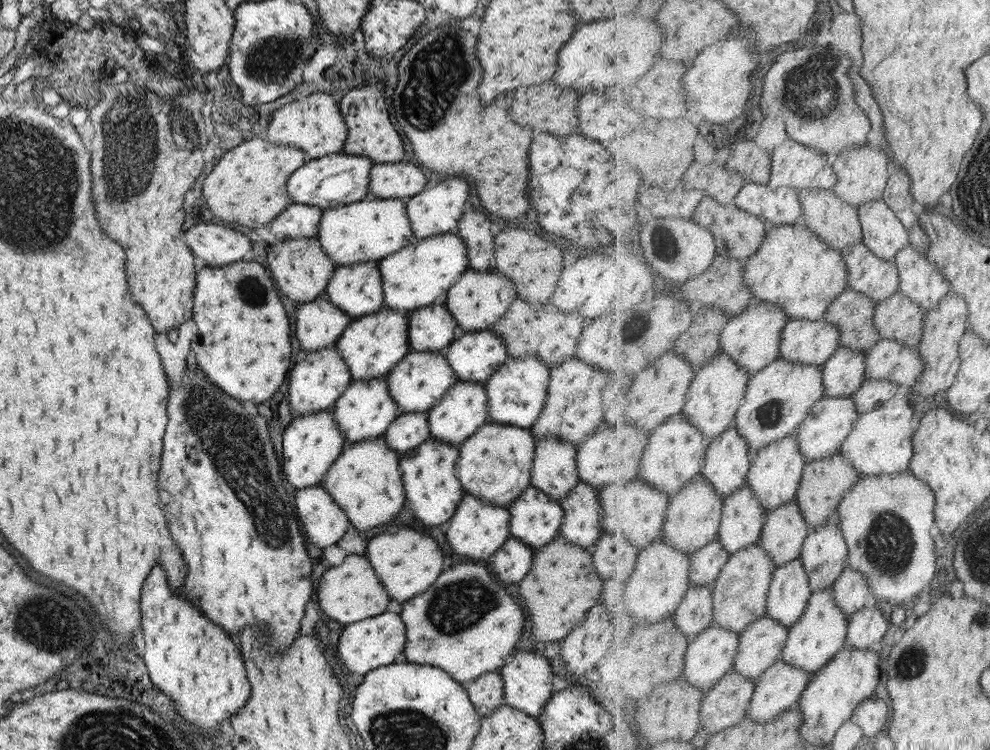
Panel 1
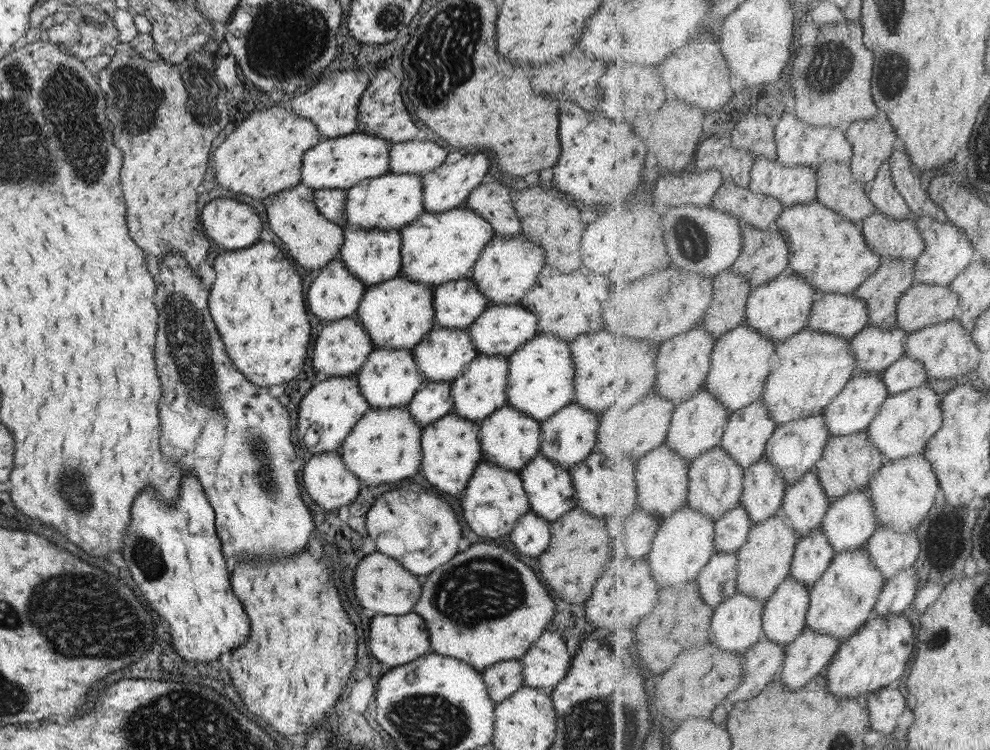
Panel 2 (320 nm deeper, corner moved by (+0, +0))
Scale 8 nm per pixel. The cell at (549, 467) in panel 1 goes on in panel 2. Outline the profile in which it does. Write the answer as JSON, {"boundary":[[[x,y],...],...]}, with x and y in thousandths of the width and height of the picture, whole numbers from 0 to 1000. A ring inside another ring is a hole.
{"boundary":[[[577,536],[555,557],[545,561],[543,603],[548,604],[556,615],[567,620],[571,627],[577,628],[579,621],[600,600],[604,567],[605,555]]]}

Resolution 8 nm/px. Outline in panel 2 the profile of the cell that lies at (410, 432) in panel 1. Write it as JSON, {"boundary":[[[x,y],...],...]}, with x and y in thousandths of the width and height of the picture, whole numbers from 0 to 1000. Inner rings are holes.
{"boundary":[[[429,509],[409,541],[425,569],[449,555],[457,547],[455,509]]]}

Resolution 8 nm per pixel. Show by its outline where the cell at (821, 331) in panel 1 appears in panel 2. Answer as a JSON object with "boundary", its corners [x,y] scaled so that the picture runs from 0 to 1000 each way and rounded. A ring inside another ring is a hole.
{"boundary":[[[825,388],[824,403],[816,435],[855,452],[862,452],[879,431],[876,401],[863,391],[831,391]]]}

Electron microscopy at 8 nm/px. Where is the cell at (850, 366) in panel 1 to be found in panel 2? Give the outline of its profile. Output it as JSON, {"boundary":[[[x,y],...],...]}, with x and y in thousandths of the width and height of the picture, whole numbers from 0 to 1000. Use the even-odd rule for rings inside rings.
{"boundary":[[[878,431],[860,452],[860,464],[866,476],[866,497],[892,497],[903,483],[914,475],[914,456],[918,444],[907,437],[890,437]]]}

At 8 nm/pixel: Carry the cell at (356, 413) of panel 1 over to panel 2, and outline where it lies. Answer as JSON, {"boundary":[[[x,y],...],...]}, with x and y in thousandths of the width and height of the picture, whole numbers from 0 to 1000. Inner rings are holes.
{"boundary":[[[395,463],[382,465],[376,467],[359,499],[364,524],[374,545],[409,543],[429,511],[427,497],[421,491],[414,467],[399,467]]]}

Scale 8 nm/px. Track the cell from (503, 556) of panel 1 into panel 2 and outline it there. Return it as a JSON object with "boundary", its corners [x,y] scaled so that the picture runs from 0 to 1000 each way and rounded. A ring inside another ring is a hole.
{"boundary":[[[538,681],[527,685],[514,709],[514,723],[518,731],[534,744],[546,739],[555,725],[555,696],[542,688]]]}

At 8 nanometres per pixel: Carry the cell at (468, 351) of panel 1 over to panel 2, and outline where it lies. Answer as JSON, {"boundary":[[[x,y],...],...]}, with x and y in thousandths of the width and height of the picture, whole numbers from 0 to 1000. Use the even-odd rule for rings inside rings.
{"boundary":[[[494,405],[471,439],[483,473],[514,476],[522,463],[542,445],[542,425],[534,412],[524,405]]]}

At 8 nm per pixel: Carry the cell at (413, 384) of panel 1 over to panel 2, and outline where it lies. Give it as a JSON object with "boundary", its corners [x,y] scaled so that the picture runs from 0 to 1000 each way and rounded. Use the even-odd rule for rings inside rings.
{"boundary":[[[440,436],[431,443],[416,464],[415,475],[419,479],[421,491],[427,497],[429,509],[456,509],[483,475],[480,465],[472,440]]]}

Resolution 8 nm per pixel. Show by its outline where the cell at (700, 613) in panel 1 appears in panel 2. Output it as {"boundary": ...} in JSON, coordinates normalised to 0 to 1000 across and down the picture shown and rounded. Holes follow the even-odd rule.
{"boundary":[[[724,736],[703,773],[709,796],[724,811],[745,788],[745,737]]]}

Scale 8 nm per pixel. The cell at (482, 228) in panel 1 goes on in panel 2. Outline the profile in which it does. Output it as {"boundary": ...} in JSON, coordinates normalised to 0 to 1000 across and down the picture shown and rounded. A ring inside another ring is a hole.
{"boundary":[[[496,237],[496,243],[484,244],[471,264],[469,275],[486,288],[498,305],[498,316],[510,317],[524,311],[526,299],[518,280],[519,261],[516,253]]]}

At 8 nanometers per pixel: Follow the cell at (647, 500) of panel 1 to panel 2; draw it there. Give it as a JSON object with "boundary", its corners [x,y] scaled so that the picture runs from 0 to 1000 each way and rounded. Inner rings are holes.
{"boundary":[[[668,593],[645,612],[642,641],[644,679],[674,691],[695,669],[698,616],[676,593]]]}

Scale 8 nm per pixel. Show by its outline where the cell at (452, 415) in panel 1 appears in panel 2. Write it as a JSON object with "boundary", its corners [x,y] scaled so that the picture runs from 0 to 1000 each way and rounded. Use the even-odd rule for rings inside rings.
{"boundary":[[[483,473],[464,501],[455,509],[455,527],[458,532],[457,547],[466,557],[487,561],[511,536],[509,521],[513,503],[512,479],[508,475]]]}

